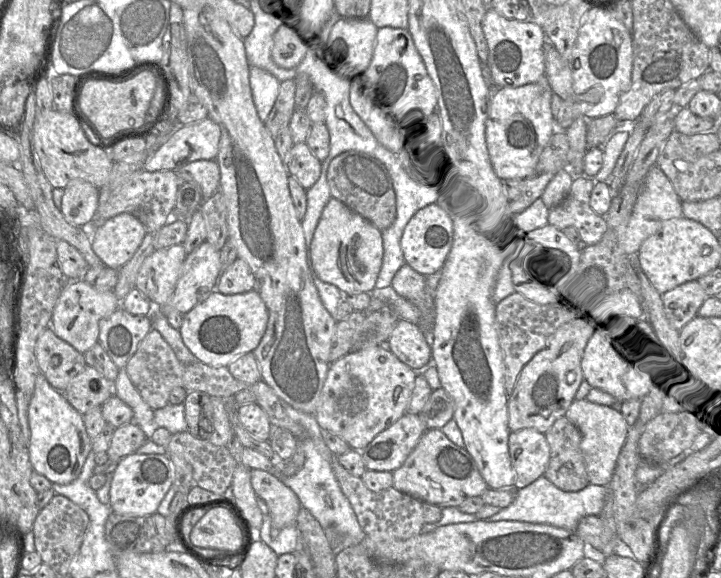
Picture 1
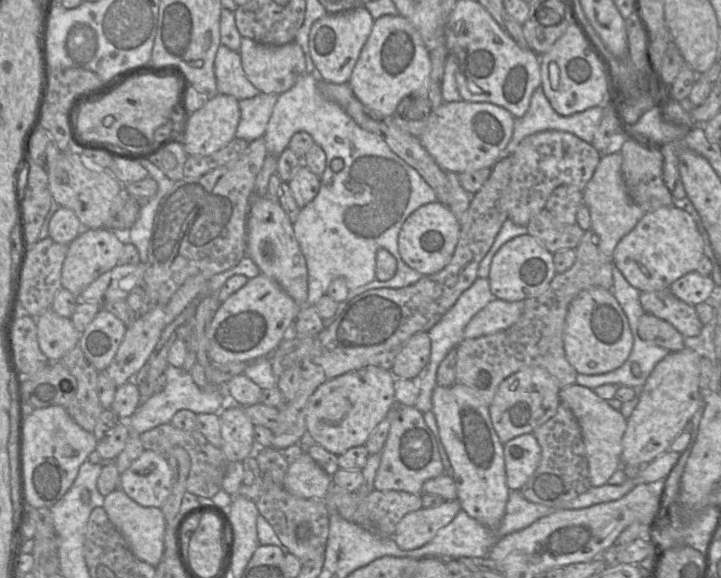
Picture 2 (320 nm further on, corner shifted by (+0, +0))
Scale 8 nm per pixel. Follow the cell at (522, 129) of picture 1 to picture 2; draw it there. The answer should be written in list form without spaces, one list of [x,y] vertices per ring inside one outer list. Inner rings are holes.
[[[468,101],[443,102],[432,109],[420,142],[446,172],[457,174],[492,168],[510,142],[515,117],[505,108],[492,103]]]

